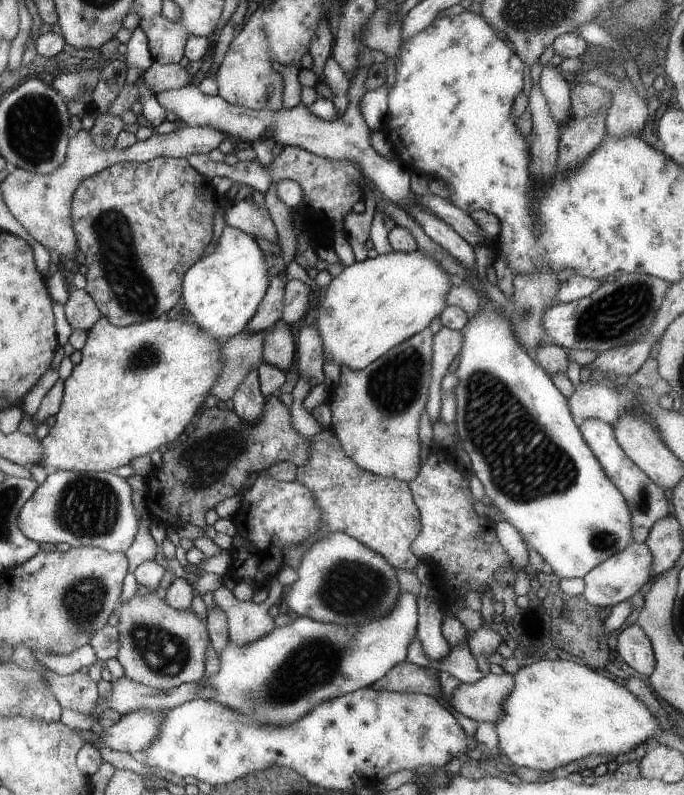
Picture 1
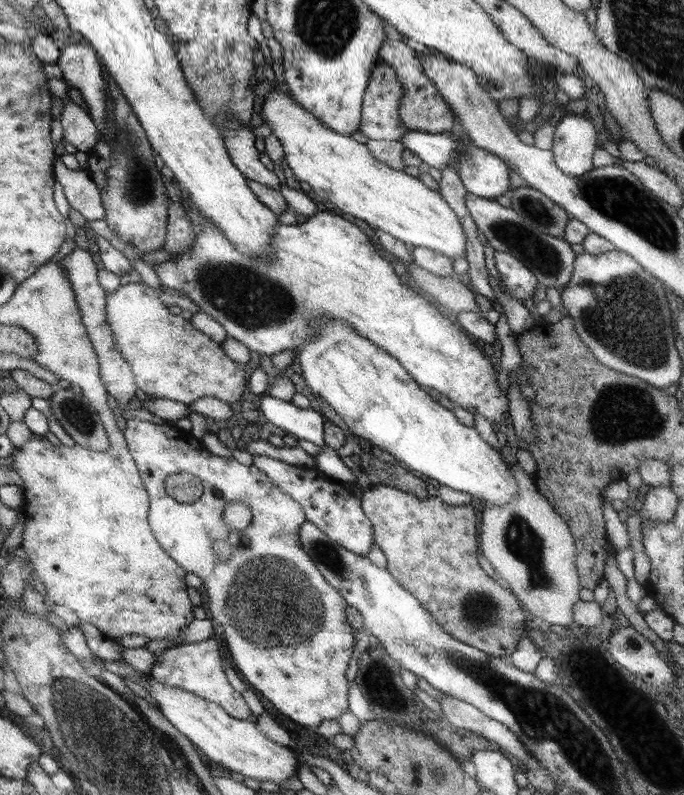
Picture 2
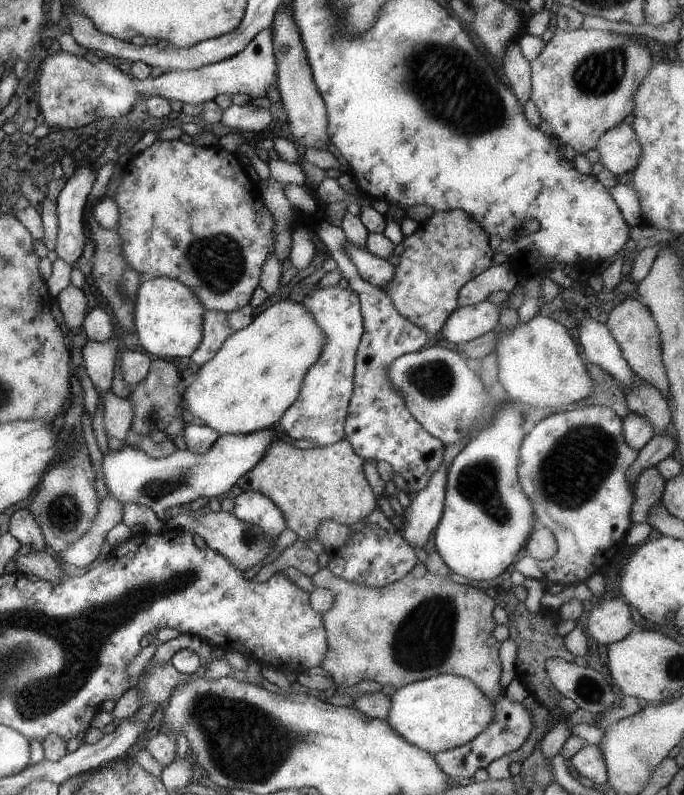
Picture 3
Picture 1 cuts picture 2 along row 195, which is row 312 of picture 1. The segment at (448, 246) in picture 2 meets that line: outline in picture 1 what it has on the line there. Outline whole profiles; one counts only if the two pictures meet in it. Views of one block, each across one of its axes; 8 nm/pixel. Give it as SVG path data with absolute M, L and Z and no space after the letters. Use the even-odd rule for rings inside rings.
M391 251L345 265L324 288L321 304L312 312L321 338L321 356L349 370L361 370L389 348L411 338L445 308L443 296L451 286L449 274L425 252Z

